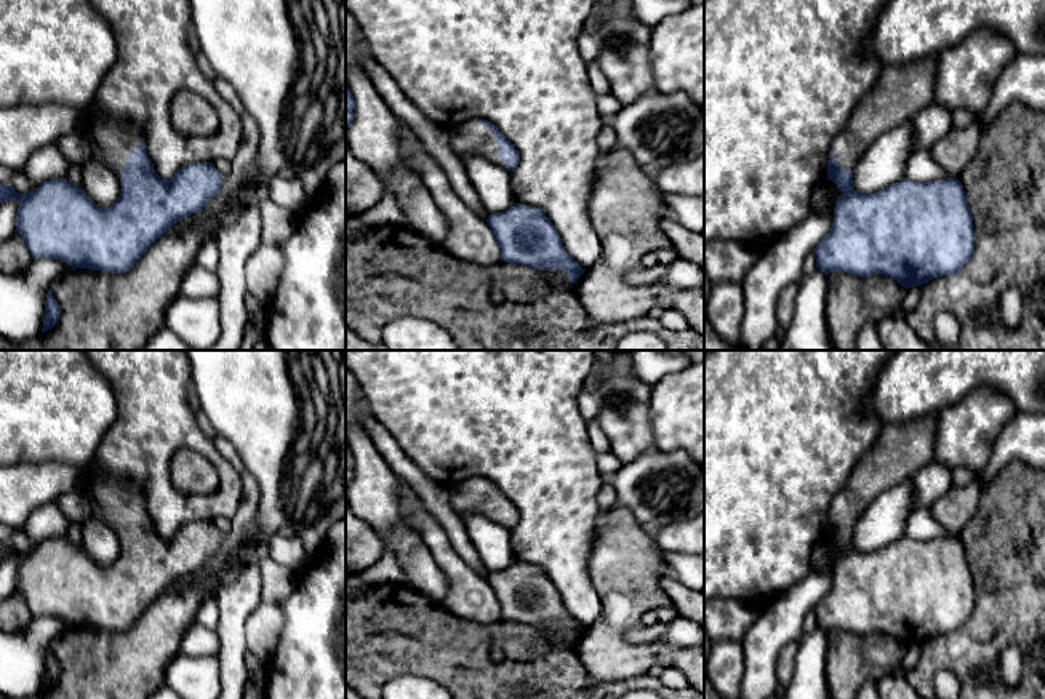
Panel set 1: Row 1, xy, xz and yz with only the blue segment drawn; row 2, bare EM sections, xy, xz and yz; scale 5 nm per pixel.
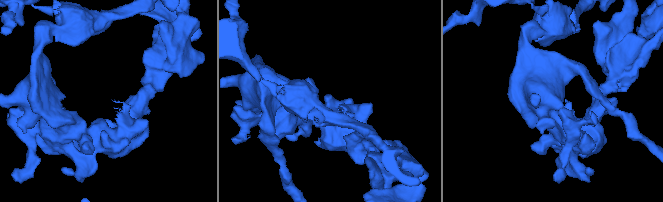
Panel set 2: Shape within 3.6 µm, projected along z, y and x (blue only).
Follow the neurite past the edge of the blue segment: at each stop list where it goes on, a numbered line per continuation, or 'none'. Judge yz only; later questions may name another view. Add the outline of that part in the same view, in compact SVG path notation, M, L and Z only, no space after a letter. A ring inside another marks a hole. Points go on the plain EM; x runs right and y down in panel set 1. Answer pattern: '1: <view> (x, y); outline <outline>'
1: yz (901, 450); outline M927 414L906 424L887 424L883 425L875 445L859 459L856 469L851 472L845 488L834 499L834 517L839 526L853 529L856 520L863 512L887 489L896 486L906 478L912 477L922 467L933 461L933 446L936 433L938 414Z

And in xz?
1: xz (472, 496); outline M478 477L467 478L451 488L450 504L459 517L482 515L506 526L499 517L494 493Z

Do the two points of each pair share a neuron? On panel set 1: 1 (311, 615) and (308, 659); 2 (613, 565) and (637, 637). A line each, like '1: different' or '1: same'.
1: same
2: different

